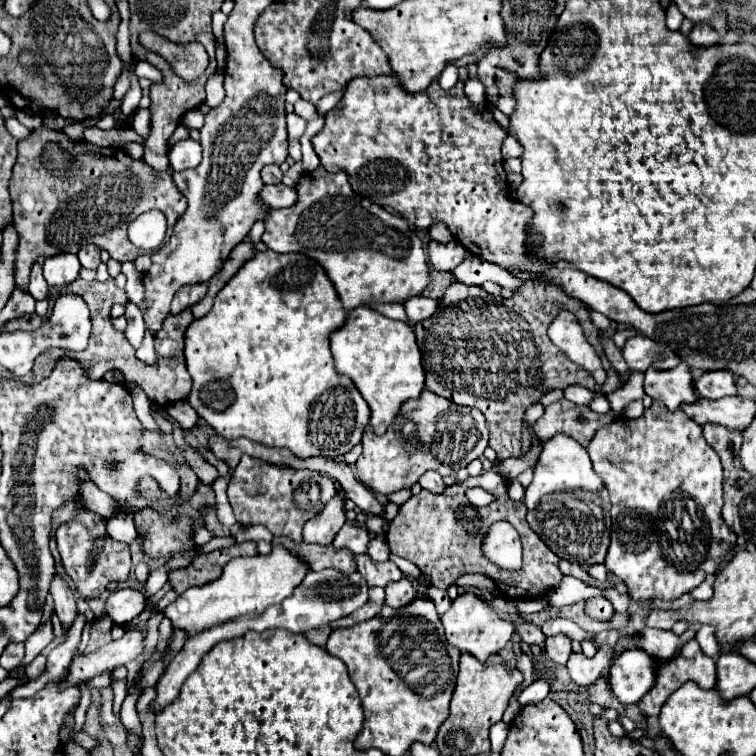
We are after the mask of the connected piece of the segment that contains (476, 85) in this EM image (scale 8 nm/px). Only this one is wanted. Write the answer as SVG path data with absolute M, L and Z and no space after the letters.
M469 77L465 81L465 95L469 97L469 101L473 101L475 105L479 105L479 103L485 101L485 87L479 83L479 79Z

